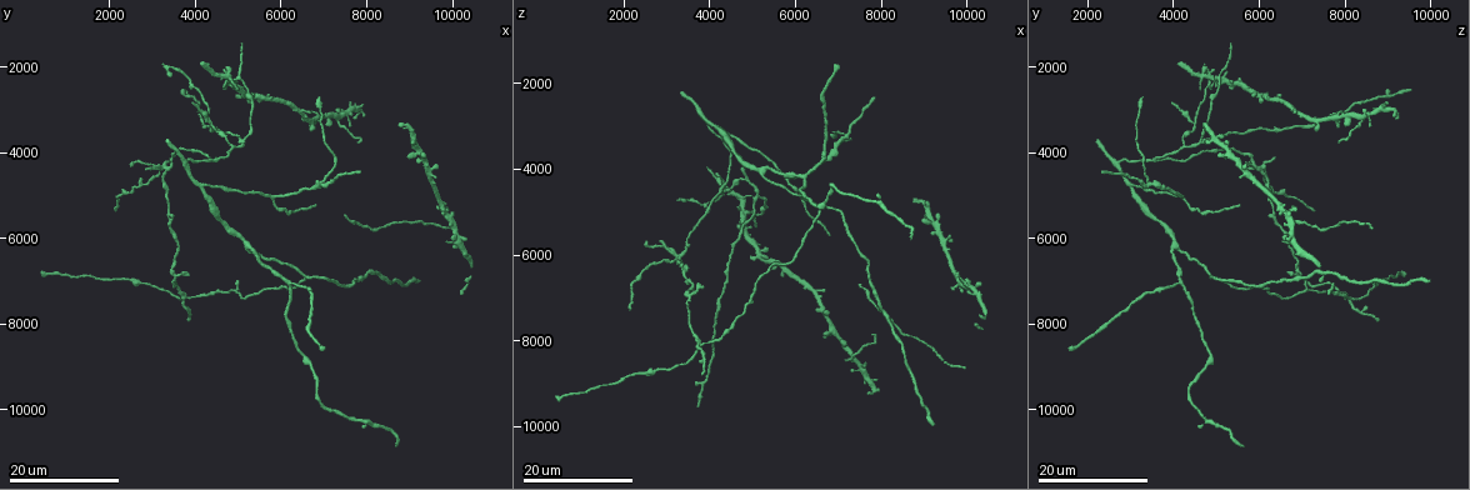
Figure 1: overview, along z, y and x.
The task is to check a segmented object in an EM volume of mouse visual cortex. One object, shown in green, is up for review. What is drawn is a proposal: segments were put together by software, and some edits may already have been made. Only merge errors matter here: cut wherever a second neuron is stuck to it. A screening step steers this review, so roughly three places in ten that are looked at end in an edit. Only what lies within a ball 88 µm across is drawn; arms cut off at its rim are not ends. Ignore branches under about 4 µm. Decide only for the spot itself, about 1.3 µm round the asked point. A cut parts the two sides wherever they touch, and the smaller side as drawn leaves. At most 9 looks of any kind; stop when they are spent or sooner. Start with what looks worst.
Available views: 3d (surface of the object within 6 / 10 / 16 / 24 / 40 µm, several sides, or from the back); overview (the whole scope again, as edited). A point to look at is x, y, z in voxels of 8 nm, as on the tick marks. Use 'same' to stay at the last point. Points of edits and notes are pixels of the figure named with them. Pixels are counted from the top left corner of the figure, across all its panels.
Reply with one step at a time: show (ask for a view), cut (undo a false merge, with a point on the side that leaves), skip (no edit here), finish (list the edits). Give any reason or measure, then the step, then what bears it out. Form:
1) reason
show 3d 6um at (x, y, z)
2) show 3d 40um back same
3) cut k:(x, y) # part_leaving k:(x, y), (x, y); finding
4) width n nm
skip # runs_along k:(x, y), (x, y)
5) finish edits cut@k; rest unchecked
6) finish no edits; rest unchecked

four arms meet
show 3d 24um at (3750, 7450, 8100)

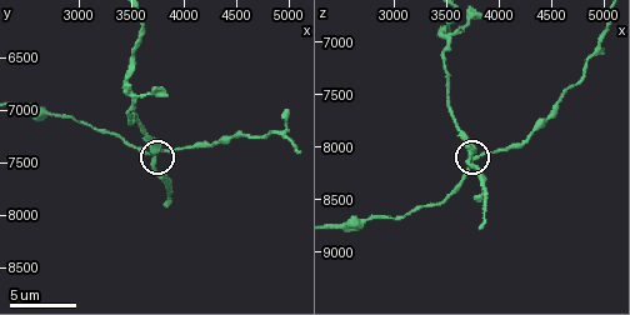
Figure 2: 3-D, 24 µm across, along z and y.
zoom in
show 3d 6um same

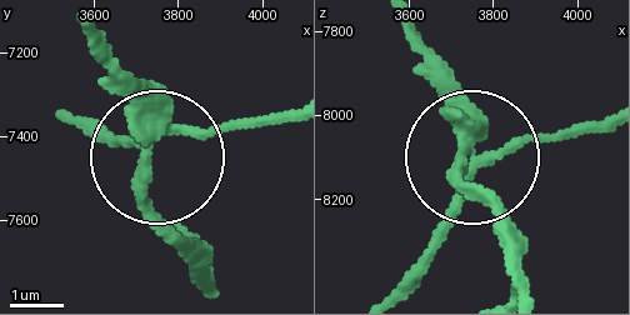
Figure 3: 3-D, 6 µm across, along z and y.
skip # runs_along 3:(604, 119), (483, 154), (448, 65); continuous, no second neuron

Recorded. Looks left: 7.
branch point
show 3d 24um at (4400, 3300, 4450)

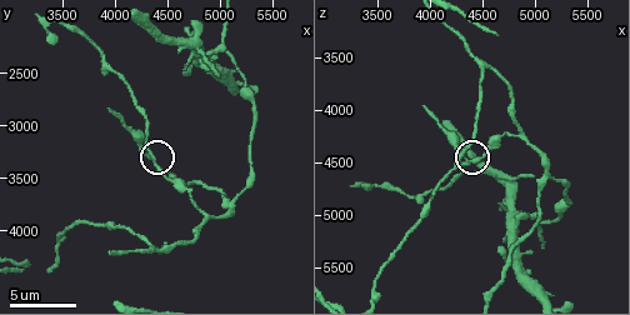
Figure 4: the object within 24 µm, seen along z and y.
zoom in
show 3d 6um at (4340, 3280, 4480)

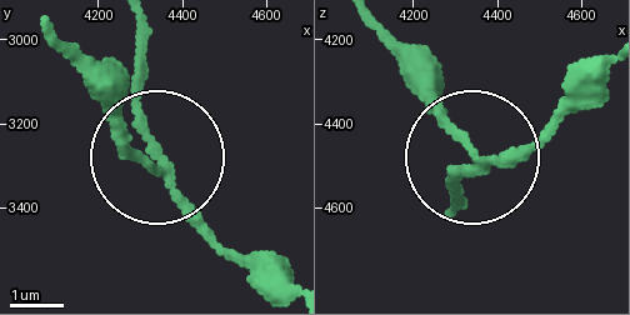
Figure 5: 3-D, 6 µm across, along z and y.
arms 3
cut 5:(119, 124) # a second neuron is stuck on

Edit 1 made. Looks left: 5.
looks like a crossing
show 3d 16um at (3250, 4400, 6100)

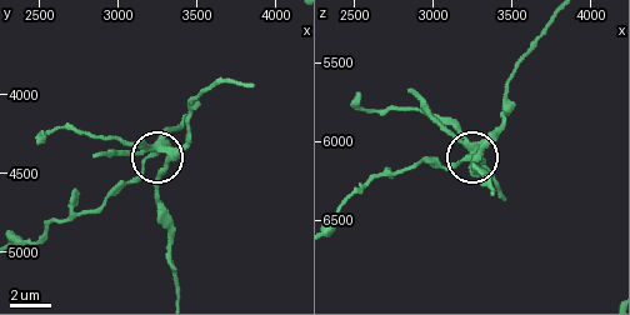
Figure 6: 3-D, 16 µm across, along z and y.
show 3d 10um at (3300, 4440, 6040)

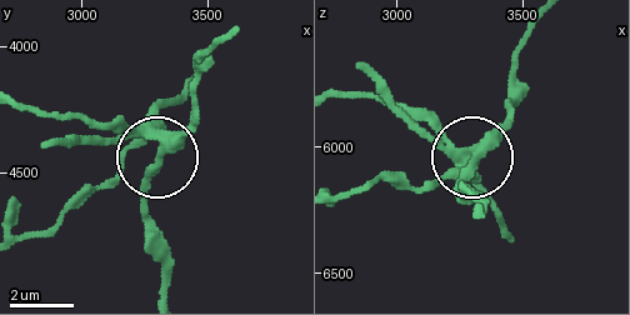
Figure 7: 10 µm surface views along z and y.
show 3d 6um at (3300, 4420, 6050)

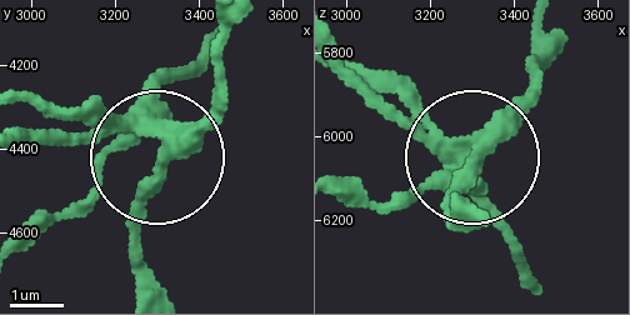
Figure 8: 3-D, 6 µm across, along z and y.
width 330 nm
cut 8:(71, 143) # part_leaving 8:(444, 169), (413, 195), (363, 209), (336, 200); a second neuron is stuck on

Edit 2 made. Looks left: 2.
show 3d 24um at (5000, 2250, 5100)

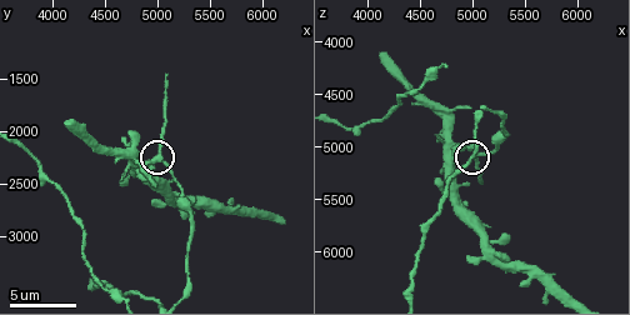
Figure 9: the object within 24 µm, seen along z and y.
show 3d 6um same

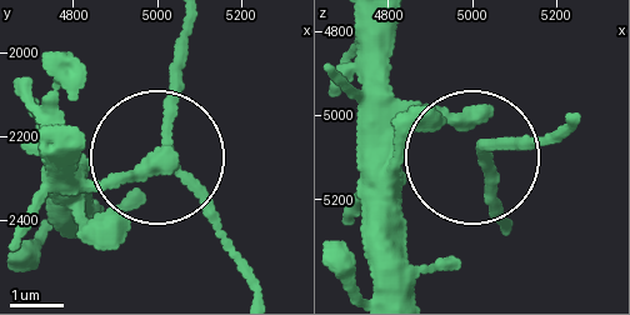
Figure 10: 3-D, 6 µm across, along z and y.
arms 3
skip # runs_along 10:(568, 120), (549, 138), (483, 151), (491, 214); continuous, no second neuron

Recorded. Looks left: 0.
finish edits cut@5, cut@8; rest unchecked

